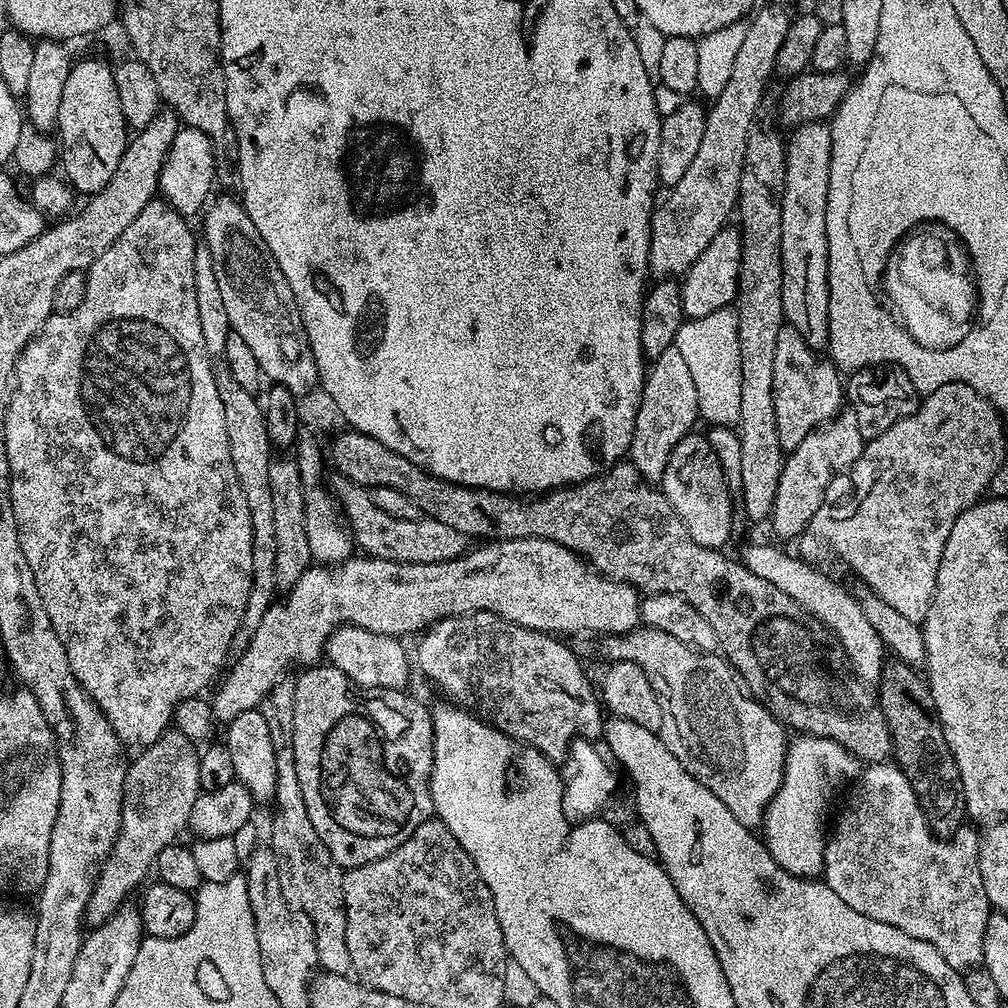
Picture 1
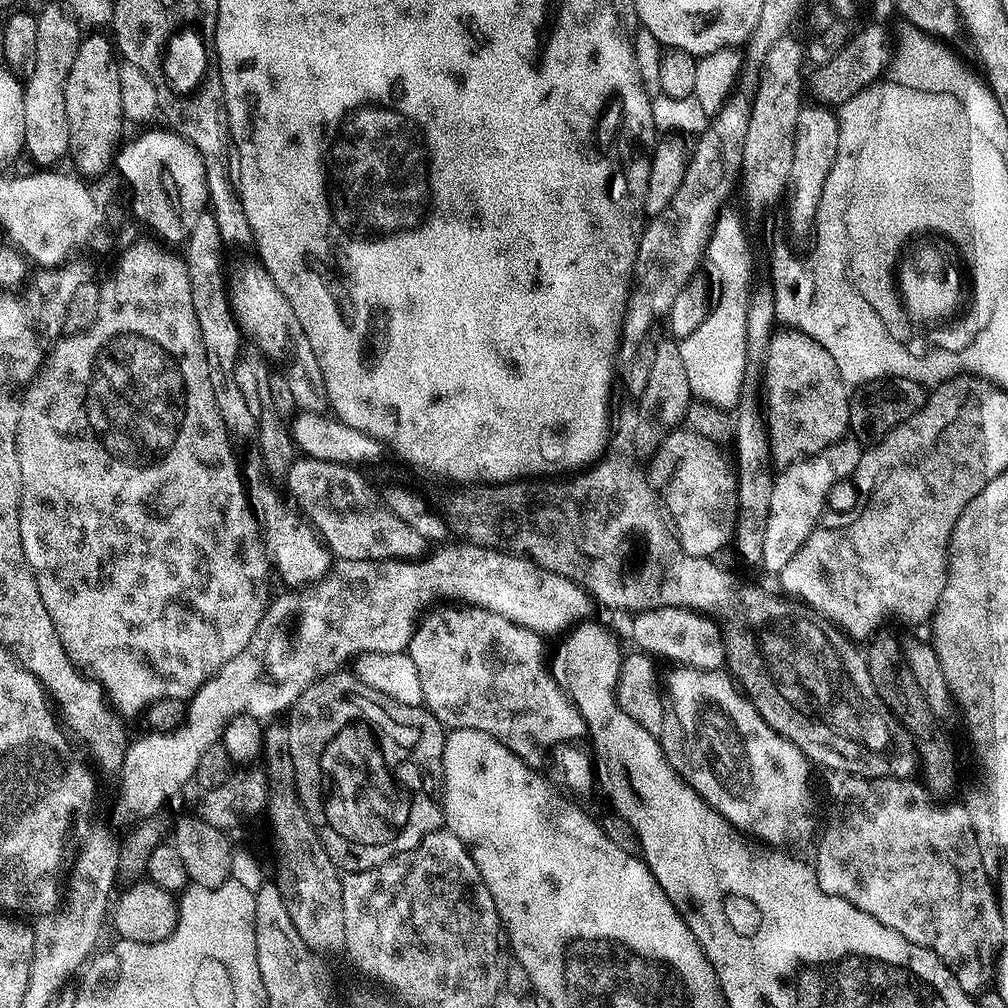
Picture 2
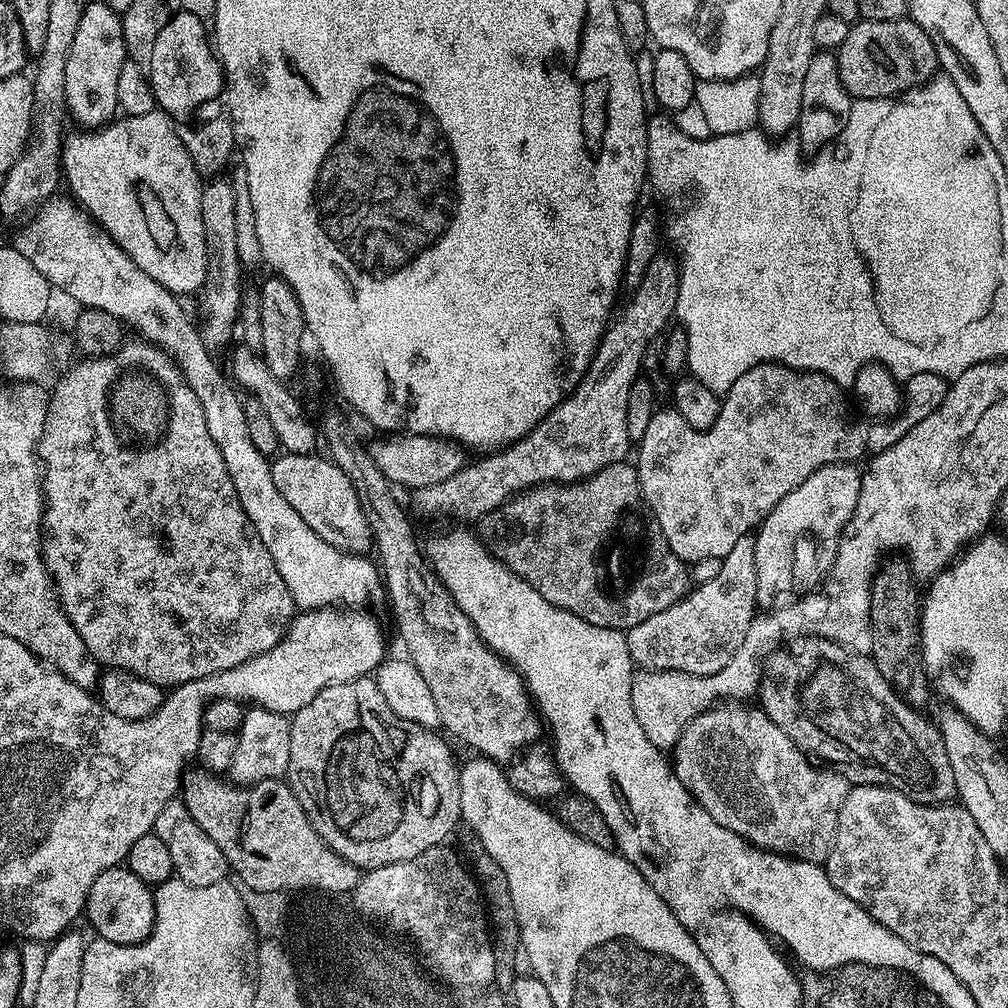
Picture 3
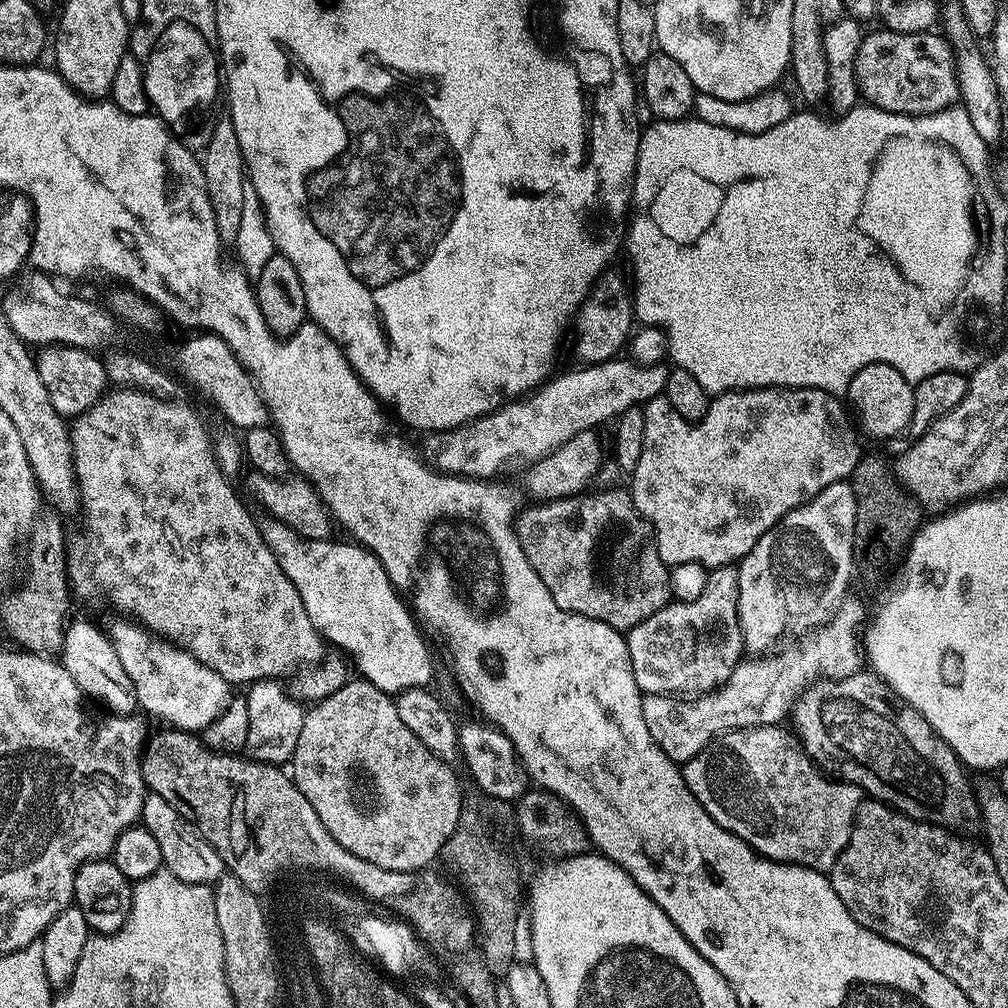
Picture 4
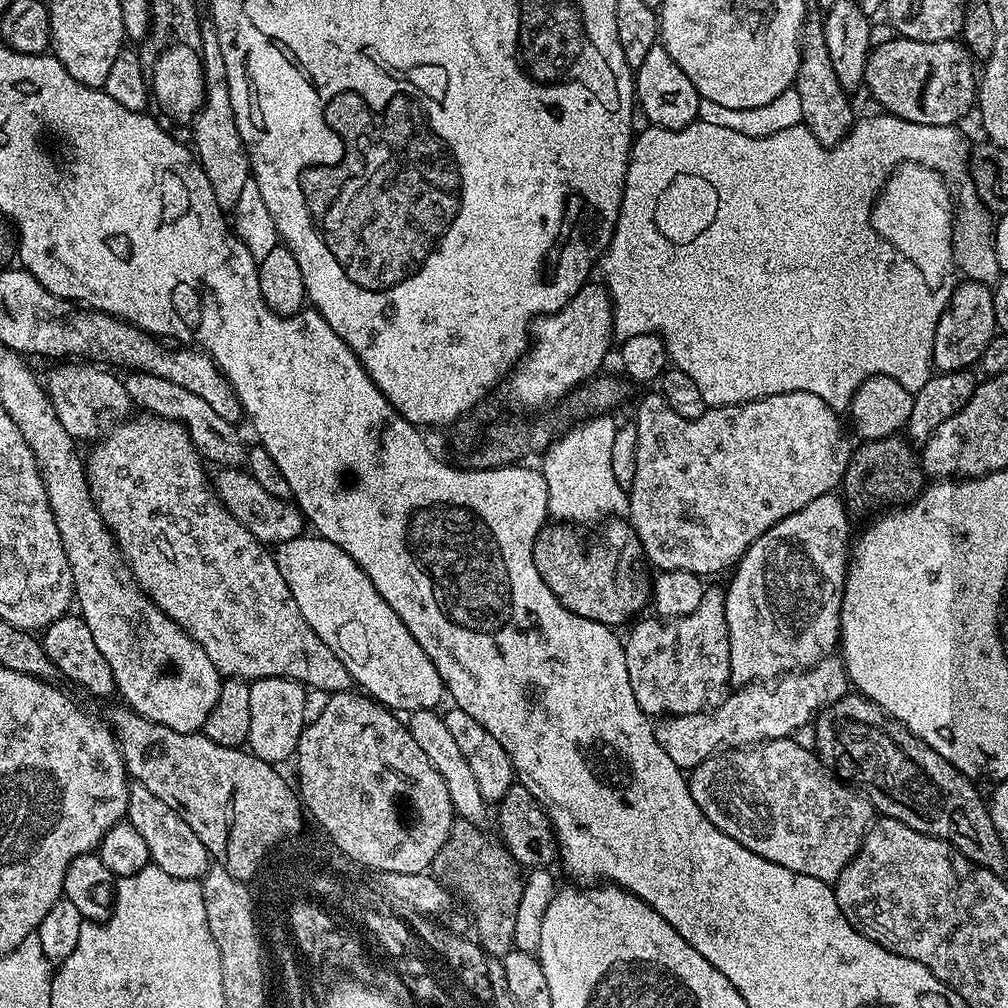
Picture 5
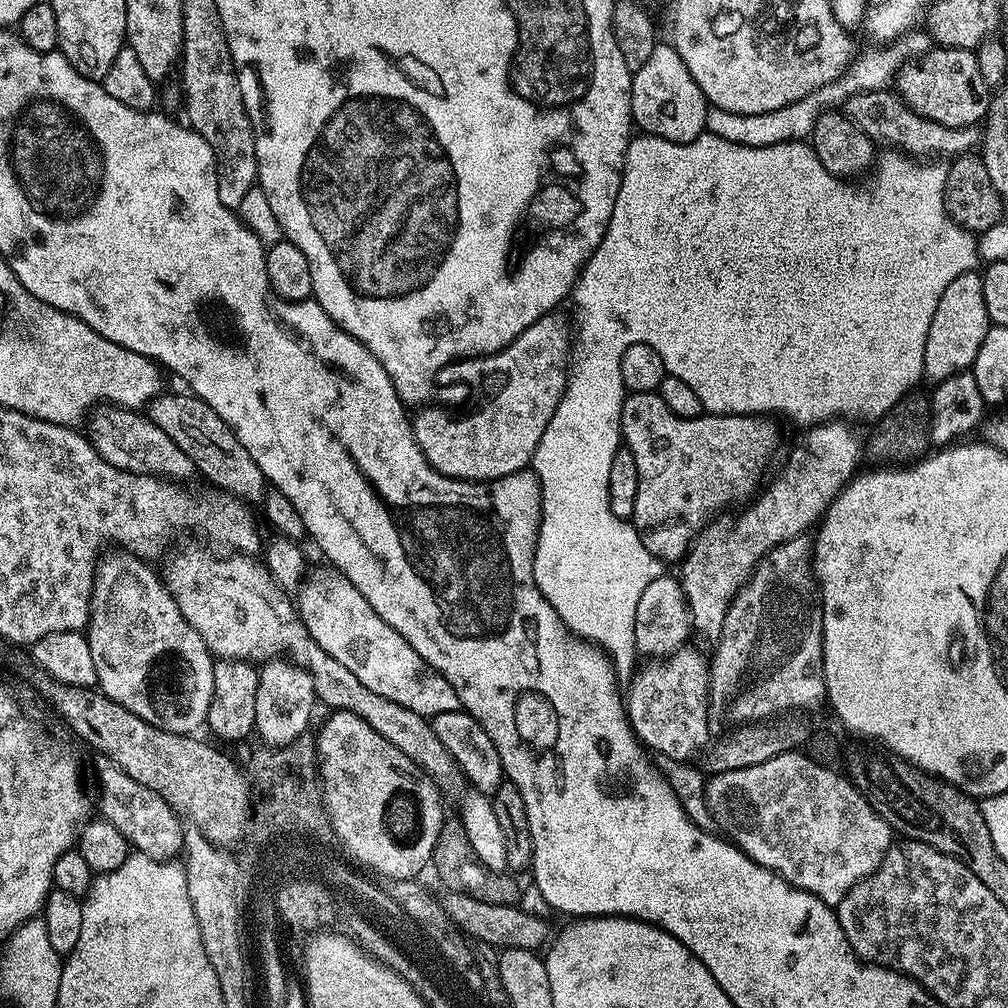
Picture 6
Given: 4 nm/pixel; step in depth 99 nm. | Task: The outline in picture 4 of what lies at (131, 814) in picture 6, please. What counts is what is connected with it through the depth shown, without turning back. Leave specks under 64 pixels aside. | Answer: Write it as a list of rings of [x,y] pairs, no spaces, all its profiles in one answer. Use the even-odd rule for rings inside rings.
[[[153,792],[145,795],[142,826],[150,830],[150,834],[154,834],[154,839],[158,841],[158,847],[162,850],[164,868],[170,874],[182,878],[182,882],[215,885],[216,881],[225,874],[222,856],[214,850],[214,846],[210,846],[210,842],[202,839],[200,831],[187,818],[178,814],[178,810],[170,806],[170,802],[166,802],[166,798]]]

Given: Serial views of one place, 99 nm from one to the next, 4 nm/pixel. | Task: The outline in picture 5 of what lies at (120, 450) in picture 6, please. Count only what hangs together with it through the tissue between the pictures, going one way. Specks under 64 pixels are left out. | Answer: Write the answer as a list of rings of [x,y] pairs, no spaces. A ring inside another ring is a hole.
[[[86,362],[63,364],[66,365],[58,369],[52,379],[46,382],[46,393],[58,414],[58,422],[66,426],[72,439],[77,442],[99,441],[116,425],[123,423],[133,411],[134,405],[125,390],[124,383],[112,373],[115,371],[105,370],[100,366],[91,366]]]

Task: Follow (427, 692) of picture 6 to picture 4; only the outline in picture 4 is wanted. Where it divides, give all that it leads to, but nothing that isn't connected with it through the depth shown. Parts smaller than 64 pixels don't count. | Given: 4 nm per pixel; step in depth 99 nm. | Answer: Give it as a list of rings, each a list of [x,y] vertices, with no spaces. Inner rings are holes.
[[[265,515],[263,519],[259,521],[262,538],[270,554],[278,558],[286,578],[294,582],[310,622],[314,622],[325,641],[330,640],[352,655],[363,679],[389,694],[431,685],[432,656],[420,633],[421,625],[373,552],[355,542],[335,544],[332,538],[313,540],[311,536],[299,536],[273,516]]]

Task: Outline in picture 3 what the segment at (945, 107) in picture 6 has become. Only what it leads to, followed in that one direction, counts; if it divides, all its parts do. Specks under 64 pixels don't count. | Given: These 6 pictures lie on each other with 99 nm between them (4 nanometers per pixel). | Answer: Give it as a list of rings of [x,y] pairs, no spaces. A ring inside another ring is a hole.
[[[911,18],[857,20],[836,52],[836,61],[842,86],[858,100],[891,100],[928,83],[938,72],[934,42]]]

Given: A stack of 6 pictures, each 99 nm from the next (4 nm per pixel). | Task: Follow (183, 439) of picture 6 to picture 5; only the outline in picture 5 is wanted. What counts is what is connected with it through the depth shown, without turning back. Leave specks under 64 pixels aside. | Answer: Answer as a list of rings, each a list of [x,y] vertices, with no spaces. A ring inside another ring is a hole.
[[[132,372],[123,379],[125,390],[133,405],[148,413],[167,420],[180,422],[195,443],[200,455],[209,463],[218,462],[221,467],[239,467],[246,458],[246,448],[243,447],[236,431],[237,427],[232,425],[217,413],[198,394],[175,385],[166,378],[158,378],[157,375],[146,375],[144,373]]]

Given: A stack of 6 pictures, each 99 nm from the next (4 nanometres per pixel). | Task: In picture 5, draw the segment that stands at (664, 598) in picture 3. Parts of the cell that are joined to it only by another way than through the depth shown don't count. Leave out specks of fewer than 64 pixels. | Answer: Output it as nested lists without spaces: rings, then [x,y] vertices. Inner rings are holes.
[[[613,519],[611,521],[613,524],[604,532],[604,544],[612,556],[587,556],[583,546],[578,541],[571,540],[566,533],[560,532],[561,525],[556,522],[540,529],[532,547],[534,566],[538,566],[538,574],[542,574],[542,582],[550,586],[558,602],[562,602],[566,610],[582,618],[609,626],[624,623],[627,625],[635,621],[641,615],[639,612],[646,606],[648,608],[650,604],[650,576],[644,573],[645,565],[642,563],[640,540],[634,529],[623,519],[621,520]],[[623,544],[624,577],[620,580],[620,560],[616,555],[619,554]]]

